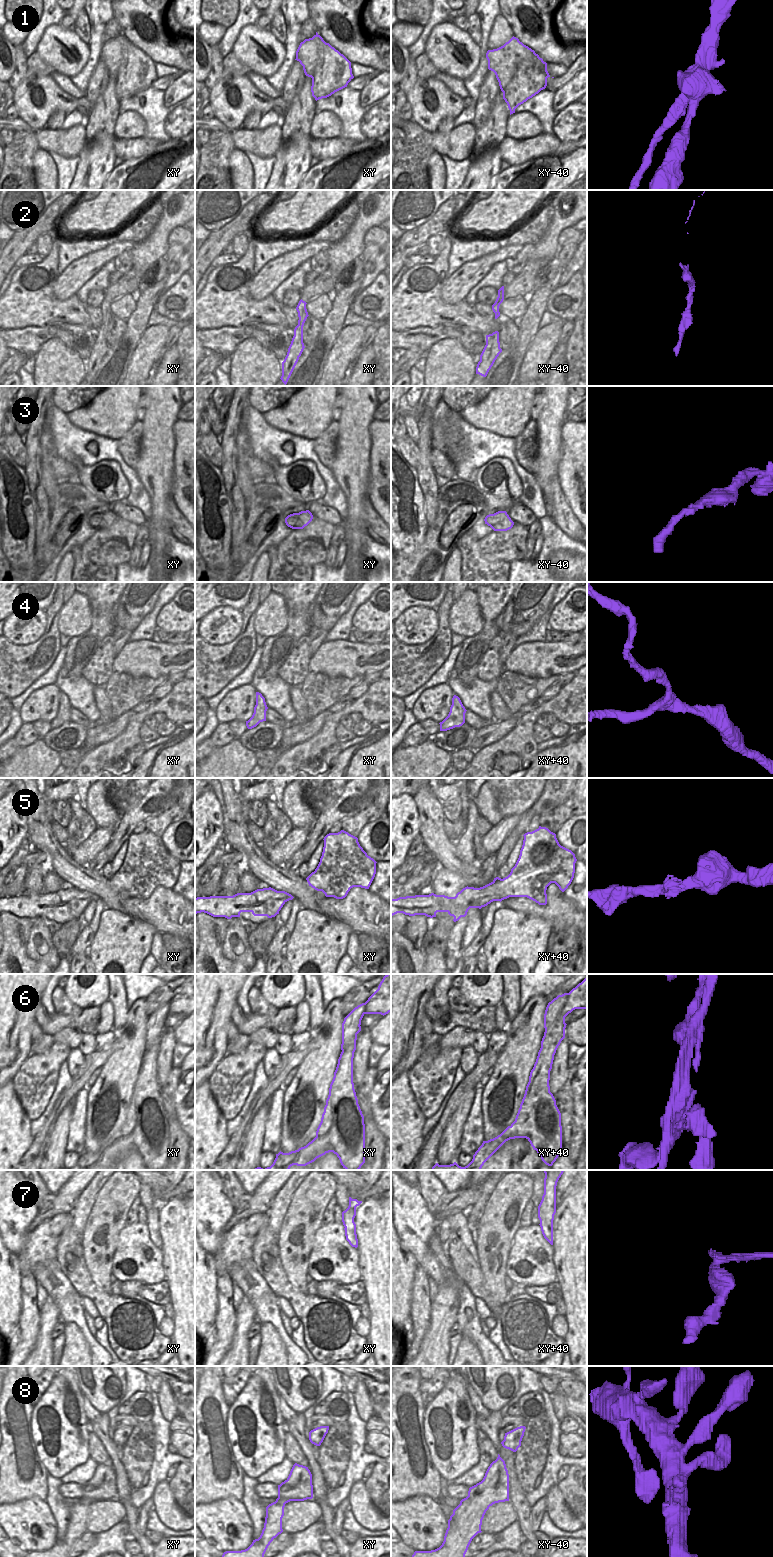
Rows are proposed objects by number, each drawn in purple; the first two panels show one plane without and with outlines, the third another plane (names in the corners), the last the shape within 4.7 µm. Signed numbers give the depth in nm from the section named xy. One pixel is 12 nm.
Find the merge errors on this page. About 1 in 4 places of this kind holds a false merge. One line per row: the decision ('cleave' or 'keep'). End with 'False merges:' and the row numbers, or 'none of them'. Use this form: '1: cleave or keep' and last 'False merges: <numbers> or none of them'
1: cleave
2: keep
3: cleave
4: keep
5: keep
6: cleave
7: keep
8: keep
False merges: 1, 3, 6

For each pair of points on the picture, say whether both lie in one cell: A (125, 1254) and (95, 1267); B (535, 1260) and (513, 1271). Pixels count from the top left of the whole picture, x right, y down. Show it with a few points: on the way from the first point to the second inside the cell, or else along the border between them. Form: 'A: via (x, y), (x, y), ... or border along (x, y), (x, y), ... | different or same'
A: border along (118, 1236), (111, 1274) | different
B: via (528, 1260), (522, 1265), (512, 1265) | same

